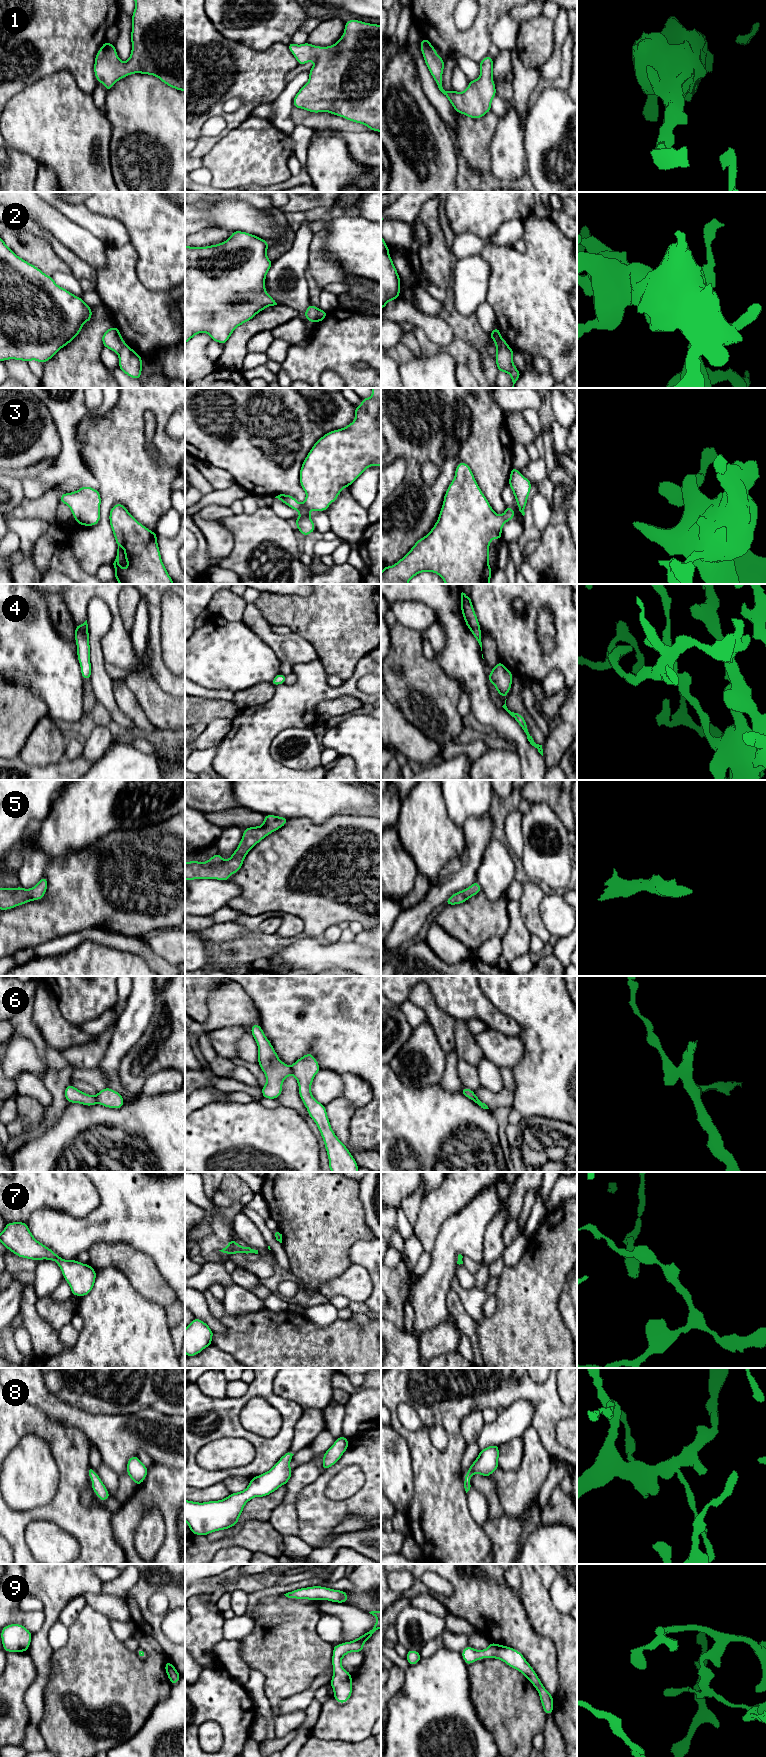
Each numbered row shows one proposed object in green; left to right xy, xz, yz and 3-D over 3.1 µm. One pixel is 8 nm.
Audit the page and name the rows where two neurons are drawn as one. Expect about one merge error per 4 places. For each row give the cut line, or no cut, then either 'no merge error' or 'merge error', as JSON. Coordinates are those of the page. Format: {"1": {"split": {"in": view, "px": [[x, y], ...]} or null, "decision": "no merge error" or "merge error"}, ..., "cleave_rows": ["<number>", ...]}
{"1": {"split": null, "decision": "no merge error"}, "2": {"split": {"in": "xz", "px": [[319, 309], [316, 315], [316, 322]]}, "decision": "merge error"}, "3": {"split": null, "decision": "no merge error"}, "4": {"split": null, "decision": "no merge error"}, "5": {"split": null, "decision": "no merge error"}, "6": {"split": {"in": "xz", "px": [[290, 1066], [293, 1074]]}, "decision": "merge error"}, "7": {"split": null, "decision": "no merge error"}, "8": {"split": null, "decision": "no merge error"}, "9": {"split": null, "decision": "no merge error"}, "cleave_rows": ["2", "6"]}

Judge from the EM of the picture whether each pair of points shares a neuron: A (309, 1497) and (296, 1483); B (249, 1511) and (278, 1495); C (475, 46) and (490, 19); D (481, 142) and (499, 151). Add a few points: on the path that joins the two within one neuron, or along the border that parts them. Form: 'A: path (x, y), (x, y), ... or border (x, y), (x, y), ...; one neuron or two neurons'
A: border (320, 1474), (298, 1493), (296, 1512); two neurons
B: path (256, 1509), (271, 1501); one neuron
C: path (477, 39), (483, 26); one neuron
D: border (498, 124), (490, 147), (490, 170); two neurons

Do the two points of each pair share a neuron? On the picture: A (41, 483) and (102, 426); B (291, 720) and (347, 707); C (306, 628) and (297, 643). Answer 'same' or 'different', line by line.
A: different
B: different
C: different

